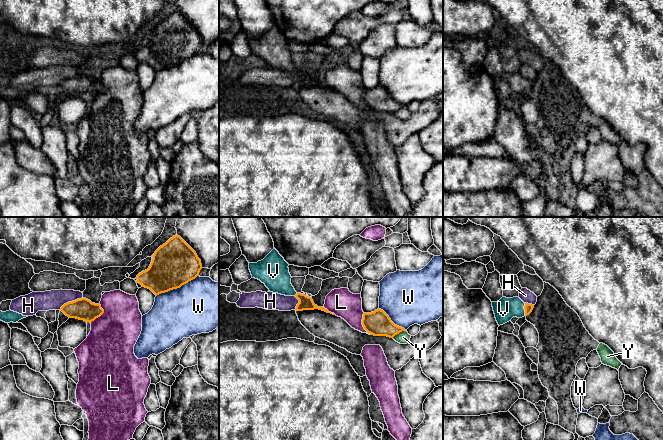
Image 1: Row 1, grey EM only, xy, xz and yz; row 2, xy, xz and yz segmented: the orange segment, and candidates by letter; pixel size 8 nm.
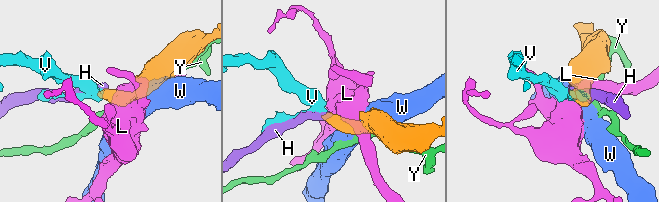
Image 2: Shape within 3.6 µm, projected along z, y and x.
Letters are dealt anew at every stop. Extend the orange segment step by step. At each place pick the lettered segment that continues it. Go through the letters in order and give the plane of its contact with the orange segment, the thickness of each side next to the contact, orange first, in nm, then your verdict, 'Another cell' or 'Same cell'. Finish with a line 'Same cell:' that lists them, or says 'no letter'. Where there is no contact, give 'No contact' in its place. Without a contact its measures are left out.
H: Touches orange in xy. Thickness 180 nm (orange) against 160 nm. Another cell
L: Touches orange in xy. Thickness 180 nm (orange) against 380 nm. Another cell
V: Touches orange in yz. Thickness 70 nm (orange) against 180 nm. Same cell
W: Touches orange in xy. Thickness 360 nm (orange) against 440 nm. Another cell
Y: Touches orange in xz. Thickness 200 nm (orange) against 100 nm. Another cell
Same cell: V

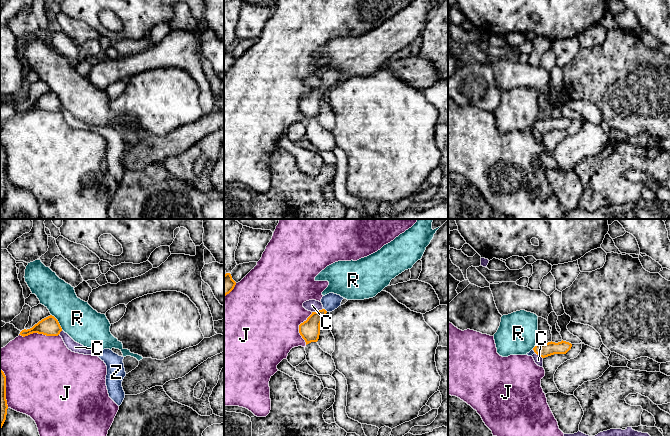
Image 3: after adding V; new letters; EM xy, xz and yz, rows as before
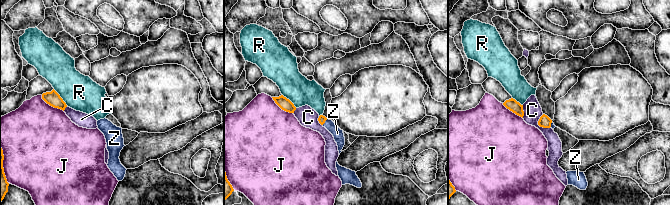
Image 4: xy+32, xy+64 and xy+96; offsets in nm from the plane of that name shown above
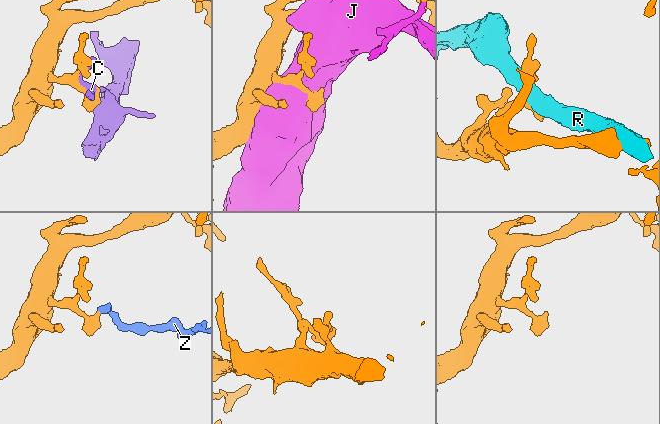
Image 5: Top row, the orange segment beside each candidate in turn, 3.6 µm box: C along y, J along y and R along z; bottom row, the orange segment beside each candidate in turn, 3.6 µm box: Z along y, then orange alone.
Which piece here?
C: Touches orange in xz. Thickness 160 nm (orange) against 100 nm. Another cell
J: Touches orange in xy. Thickness 160 nm (orange) against 480 nm. Another cell
R: Touches orange in xy. Thickness 160 nm (orange) against 300 nm. Another cell
Z: Touches orange in xz. Thickness 160 nm (orange) against 140 nm. Same cell
Same cell: Z

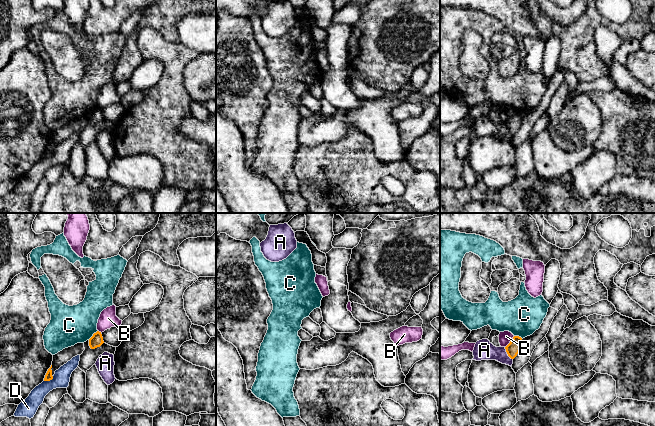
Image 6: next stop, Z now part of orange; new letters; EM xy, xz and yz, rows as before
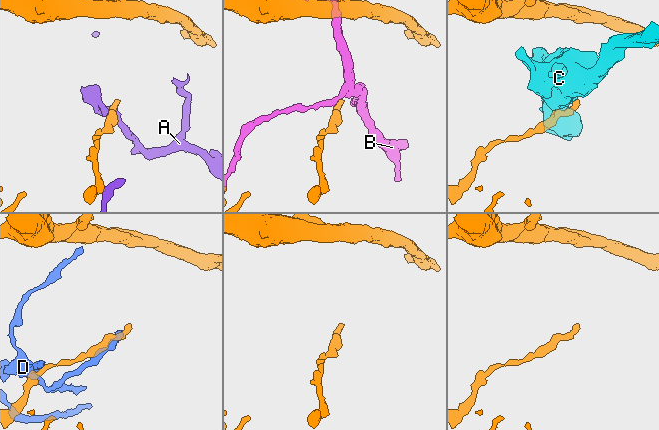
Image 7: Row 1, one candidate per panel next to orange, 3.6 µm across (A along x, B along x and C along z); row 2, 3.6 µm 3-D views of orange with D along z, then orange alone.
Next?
A: Touches orange in yz. Thickness 110 nm (orange) against 160 nm. Another cell
B: Touches orange in yz. Thickness 110 nm (orange) against 100 nm. Another cell
C: Touches orange in xy. Thickness 100 nm (orange) against 320 nm. Another cell
D: Touches orange in xy. Thickness 60 nm (orange) against 140 nm. Another cell
Same cell: no letter

